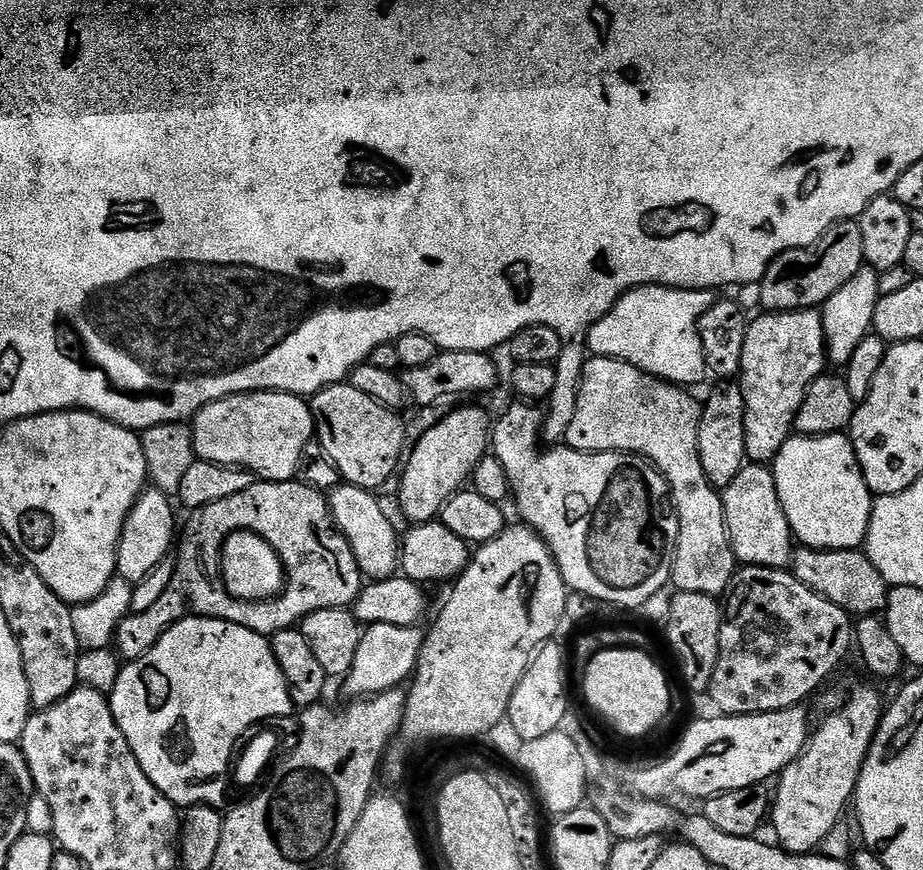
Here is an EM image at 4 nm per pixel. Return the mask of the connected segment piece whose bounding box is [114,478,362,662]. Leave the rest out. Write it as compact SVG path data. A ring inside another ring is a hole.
M299 479L283 480L281 484L273 480L254 482L239 494L222 498L222 502L210 502L210 506L197 508L189 516L192 517L185 524L183 521L182 531L174 548L172 577L165 592L162 593L162 598L158 598L158 602L154 602L150 610L132 612L118 626L114 652L121 661L131 662L142 658L142 654L149 652L160 641L160 635L166 629L180 620L185 620L187 616L205 616L224 620L228 624L246 626L246 630L254 630L258 635L270 638L282 630L297 627L300 621L318 610L348 608L355 605L360 596L362 573L350 550L350 542L346 542L346 538L336 529L336 524L332 520L332 512L328 508L328 496L306 486ZM235 532L253 532L261 536L280 556L284 564L286 583L284 591L271 602L234 600L224 589L223 580L214 575L214 562L220 559L224 540Z

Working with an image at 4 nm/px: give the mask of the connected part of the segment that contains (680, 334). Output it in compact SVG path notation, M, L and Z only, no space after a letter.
M645 286L634 288L621 296L617 304L586 333L589 353L602 358L624 360L628 364L641 368L649 376L656 377L661 382L677 386L696 384L706 376L704 366L704 351L700 341L700 319L706 310L717 303L718 296L712 290L693 290L690 288L665 288L663 286Z

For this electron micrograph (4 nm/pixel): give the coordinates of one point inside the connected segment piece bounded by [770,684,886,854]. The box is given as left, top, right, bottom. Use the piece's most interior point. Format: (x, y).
(813, 791)

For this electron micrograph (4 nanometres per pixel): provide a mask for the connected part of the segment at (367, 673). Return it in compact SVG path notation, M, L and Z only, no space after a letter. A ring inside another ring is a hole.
M385 624L367 625L360 634L358 654L354 654L354 666L350 666L347 676L342 680L345 694L352 696L348 698L379 696L386 690L401 687L416 671L425 635L425 629L420 626L399 628Z

